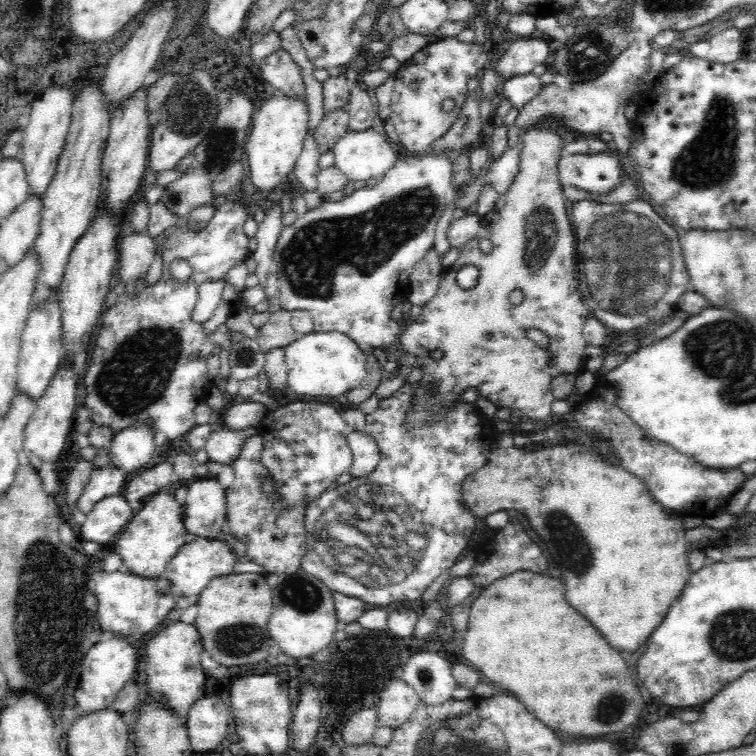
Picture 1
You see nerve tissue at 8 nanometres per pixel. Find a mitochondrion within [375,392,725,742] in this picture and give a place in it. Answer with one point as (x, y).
(575, 551)

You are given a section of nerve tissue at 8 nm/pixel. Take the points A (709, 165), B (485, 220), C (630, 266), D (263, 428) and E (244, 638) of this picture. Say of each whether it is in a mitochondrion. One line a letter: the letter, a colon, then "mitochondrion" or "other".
A: mitochondrion
B: other
C: mitochondrion
D: other
E: mitochondrion

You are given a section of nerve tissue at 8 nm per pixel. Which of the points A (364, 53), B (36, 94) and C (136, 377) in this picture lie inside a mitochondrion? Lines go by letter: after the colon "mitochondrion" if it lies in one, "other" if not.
A: other
B: other
C: mitochondrion

